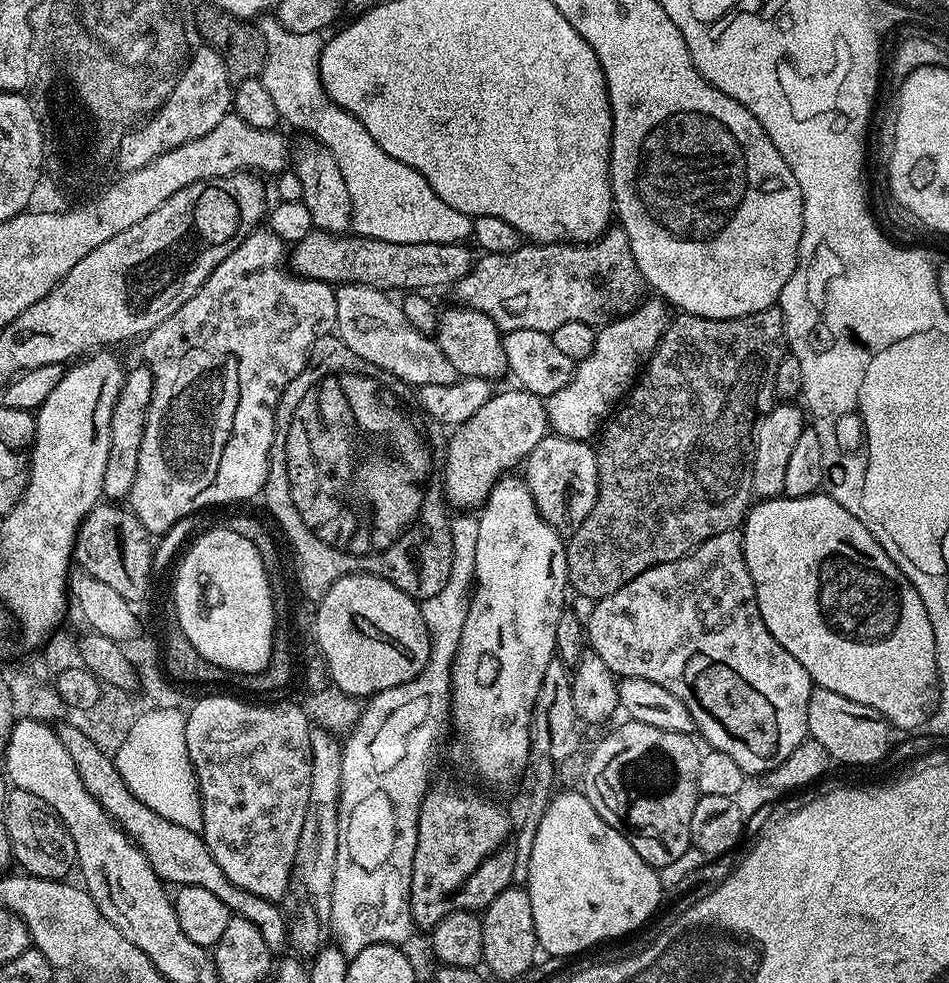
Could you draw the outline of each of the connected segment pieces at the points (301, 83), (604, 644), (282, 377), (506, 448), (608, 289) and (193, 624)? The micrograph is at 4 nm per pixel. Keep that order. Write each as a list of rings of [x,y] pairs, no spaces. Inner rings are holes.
[[[272,14],[259,17],[256,24],[266,44],[265,64],[260,79],[269,91],[281,119],[287,125],[292,125],[292,112],[288,112],[288,104],[330,104],[333,100],[325,94],[320,82],[319,57],[324,45],[323,37],[317,32],[296,34],[286,30]]]
[[[733,530],[718,534],[698,545],[689,556],[683,556],[674,562],[666,562],[662,566],[654,566],[650,570],[638,574],[638,578],[626,582],[626,586],[622,586],[622,590],[614,590],[614,594],[602,597],[591,607],[592,613],[588,618],[586,616],[587,647],[596,652],[598,658],[602,658],[602,662],[606,662],[606,666],[610,666],[610,670],[616,673],[617,677],[650,678],[650,682],[658,682],[658,686],[670,690],[670,694],[674,694],[674,698],[678,698],[678,702],[682,702],[682,706],[686,706],[686,710],[690,712],[690,718],[694,718],[696,732],[704,735],[703,743],[709,749],[722,754],[730,754],[730,758],[734,758],[734,762],[738,762],[738,766],[742,766],[744,773],[766,774],[770,770],[774,770],[782,762],[786,762],[786,758],[790,758],[790,753],[794,751],[794,746],[801,744],[808,736],[806,706],[810,702],[810,694],[814,687],[812,679],[810,674],[806,674],[802,662],[798,662],[798,658],[794,658],[794,654],[790,654],[790,650],[783,648],[774,638],[774,634],[770,634],[770,630],[766,630],[766,622],[762,622],[762,614],[758,610],[756,601],[756,587],[750,578],[750,570],[746,566],[744,557],[744,537],[739,531]]]
[[[257,230],[245,238],[238,250],[226,254],[226,258],[222,258],[222,262],[214,266],[210,278],[202,282],[200,289],[177,312],[170,314],[166,322],[162,322],[143,337],[144,360],[156,381],[151,381],[150,384],[152,401],[148,411],[152,413],[152,424],[146,422],[146,430],[142,434],[142,450],[138,450],[138,474],[134,478],[134,486],[130,493],[130,511],[133,516],[139,518],[149,534],[170,530],[170,526],[174,526],[178,518],[186,518],[186,514],[205,510],[204,508],[210,507],[211,504],[232,504],[235,500],[248,500],[251,496],[259,497],[263,493],[264,483],[268,478],[268,459],[272,457],[272,446],[276,442],[276,407],[280,403],[280,395],[284,393],[290,381],[302,374],[308,359],[312,357],[314,342],[329,335],[335,326],[336,288],[321,280],[308,280],[305,276],[297,276],[286,267],[284,240],[271,230]]]
[[[512,386],[509,392],[497,391],[486,402],[486,406],[482,406],[482,410],[474,414],[474,418],[459,425],[453,432],[456,433],[447,437],[444,453],[444,498],[453,509],[476,510],[488,499],[490,490],[494,490],[496,483],[513,470],[519,469],[534,450],[534,446],[538,446],[538,442],[549,435],[548,405],[541,397],[530,394],[519,386]]]
[[[609,227],[607,232],[588,244],[521,243],[513,252],[490,252],[481,255],[474,267],[455,286],[455,303],[473,308],[493,320],[501,333],[514,330],[538,330],[551,333],[565,322],[586,322],[603,326],[630,314],[642,302],[640,271],[630,254],[630,238],[623,228]]]
[[[226,526],[209,527],[180,557],[174,568],[174,576],[175,572],[176,581],[172,584],[170,597],[175,605],[174,620],[194,649],[229,674],[241,672],[240,676],[244,678],[260,675],[271,660],[276,614],[272,605],[271,582],[268,581],[264,560],[254,542],[250,542],[250,538],[242,538],[242,534],[234,534],[234,530]]]

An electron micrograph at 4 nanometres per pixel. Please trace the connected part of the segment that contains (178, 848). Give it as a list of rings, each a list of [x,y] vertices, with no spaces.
[[[64,722],[59,725],[58,731],[70,758],[74,758],[86,790],[90,790],[90,794],[98,798],[98,802],[115,818],[120,829],[146,854],[158,879],[168,886],[200,884],[202,890],[210,890],[210,894],[214,894],[218,902],[225,904],[232,916],[241,916],[254,922],[273,954],[289,951],[290,924],[286,916],[284,920],[283,914],[280,913],[281,905],[277,901],[258,898],[258,894],[250,894],[250,890],[234,886],[234,882],[226,878],[222,866],[214,862],[214,854],[210,854],[200,832],[191,832],[186,830],[186,826],[178,826],[178,822],[162,818],[162,814],[154,814],[154,810],[150,810],[150,806],[143,804],[126,786],[122,774],[118,774],[115,759],[109,753],[100,750],[94,742],[90,742],[86,735],[74,726]]]

